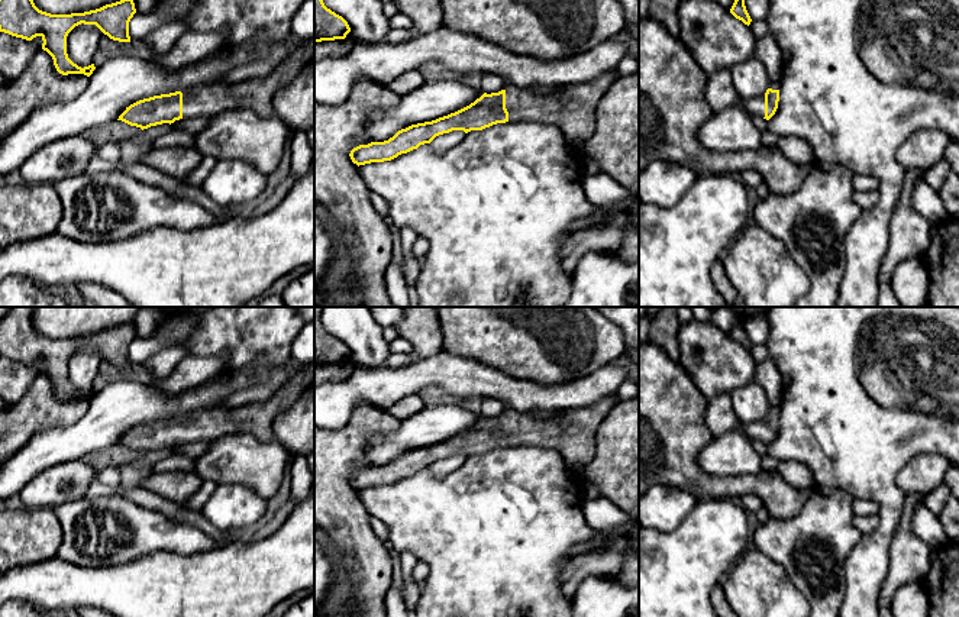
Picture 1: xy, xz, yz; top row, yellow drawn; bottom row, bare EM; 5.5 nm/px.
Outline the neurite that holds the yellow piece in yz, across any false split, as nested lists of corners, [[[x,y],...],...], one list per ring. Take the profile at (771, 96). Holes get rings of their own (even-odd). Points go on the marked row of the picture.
[[[771,83],[765,94],[745,100],[742,98],[740,106],[752,116],[761,116],[769,120],[778,109],[778,101],[779,101],[779,83]]]

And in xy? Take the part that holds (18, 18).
[[[0,0],[0,32],[26,41],[41,36],[43,41],[42,49],[52,56],[59,74],[90,77],[96,70],[94,64],[81,68],[68,58],[68,33],[81,23],[96,25],[110,39],[130,42],[129,22],[135,13],[133,0],[120,0],[96,10],[71,14],[42,12],[33,0]]]

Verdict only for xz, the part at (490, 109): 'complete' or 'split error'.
split error

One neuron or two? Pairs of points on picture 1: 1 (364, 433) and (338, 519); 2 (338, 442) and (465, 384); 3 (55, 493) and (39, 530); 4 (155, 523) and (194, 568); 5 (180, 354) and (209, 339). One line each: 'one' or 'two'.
1: one
2: two
3: two
4: two
5: two

